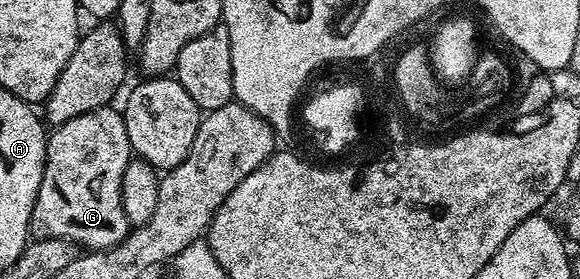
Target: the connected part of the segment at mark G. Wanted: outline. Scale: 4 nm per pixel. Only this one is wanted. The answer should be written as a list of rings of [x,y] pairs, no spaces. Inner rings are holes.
[[[115,106],[99,107],[90,113],[82,113],[78,117],[70,117],[70,121],[59,124],[49,134],[48,148],[46,149],[46,169],[42,173],[42,189],[38,189],[38,201],[34,201],[34,217],[32,218],[32,229],[37,236],[46,239],[68,239],[75,243],[77,248],[89,251],[104,251],[107,247],[117,247],[126,236],[130,226],[122,209],[122,173],[126,173],[126,165],[132,162],[134,152],[130,145],[130,137],[126,137],[126,125],[124,116]]]

